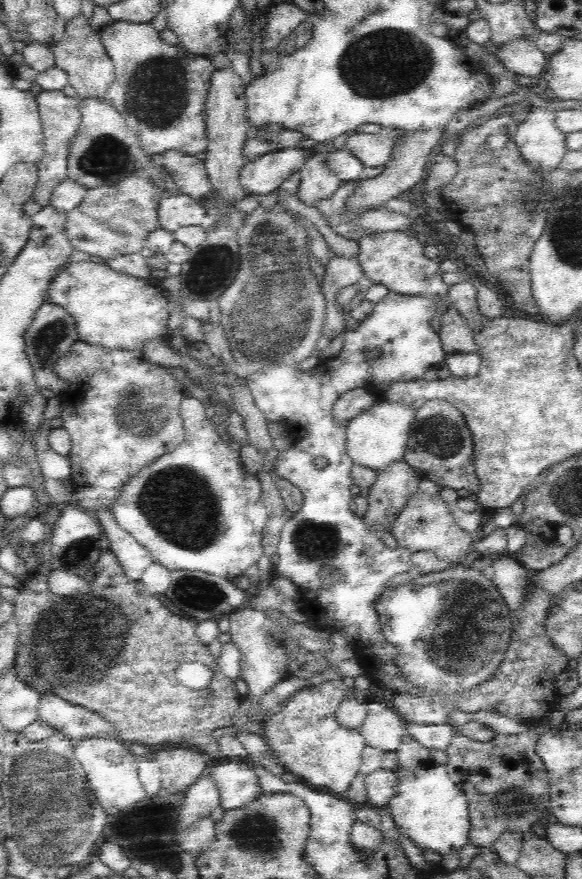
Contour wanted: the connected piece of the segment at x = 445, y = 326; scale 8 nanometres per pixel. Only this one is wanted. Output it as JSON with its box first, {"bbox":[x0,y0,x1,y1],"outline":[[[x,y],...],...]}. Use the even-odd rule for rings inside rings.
{"bbox":[438,308,478,354],"outline":[[[448,308],[441,312],[440,324],[441,328],[438,334],[446,354],[478,350],[474,333],[456,309]]]}

